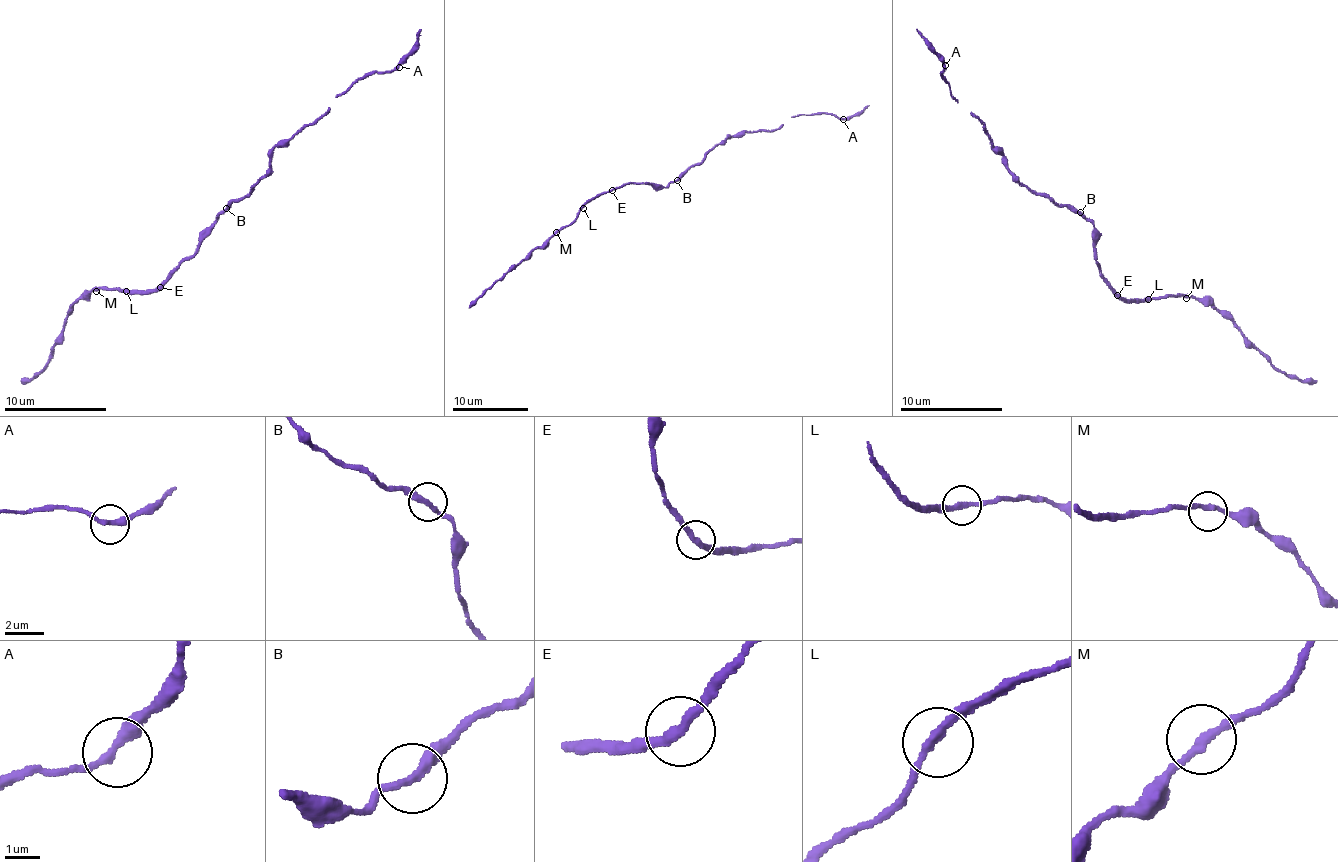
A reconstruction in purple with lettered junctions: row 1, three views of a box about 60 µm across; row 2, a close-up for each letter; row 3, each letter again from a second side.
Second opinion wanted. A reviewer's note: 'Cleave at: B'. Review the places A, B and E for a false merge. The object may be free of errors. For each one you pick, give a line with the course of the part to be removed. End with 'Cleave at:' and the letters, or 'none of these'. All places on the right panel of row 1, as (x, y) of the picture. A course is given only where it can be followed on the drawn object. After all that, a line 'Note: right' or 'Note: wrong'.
Cleave at: none of these
Note: wrong

